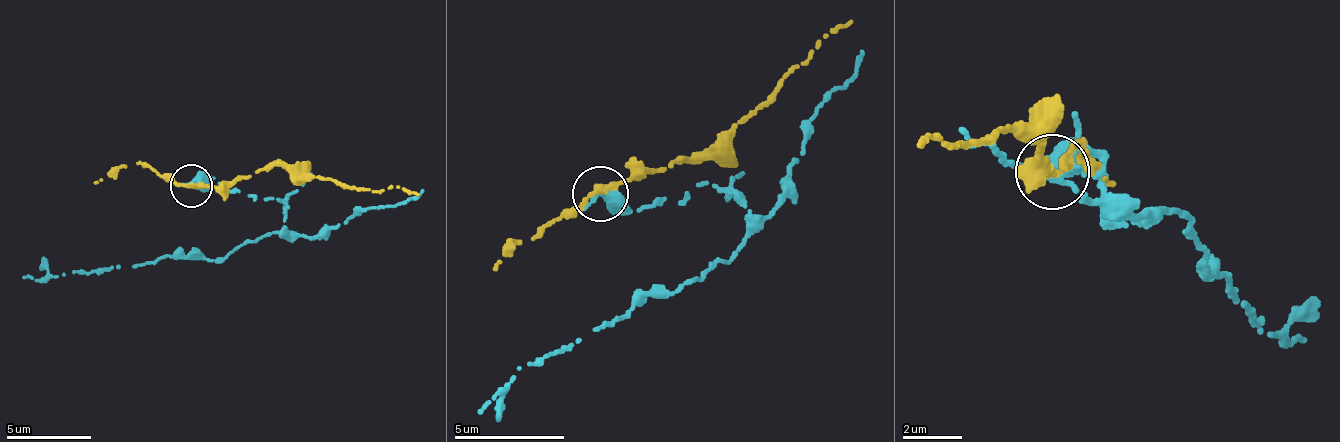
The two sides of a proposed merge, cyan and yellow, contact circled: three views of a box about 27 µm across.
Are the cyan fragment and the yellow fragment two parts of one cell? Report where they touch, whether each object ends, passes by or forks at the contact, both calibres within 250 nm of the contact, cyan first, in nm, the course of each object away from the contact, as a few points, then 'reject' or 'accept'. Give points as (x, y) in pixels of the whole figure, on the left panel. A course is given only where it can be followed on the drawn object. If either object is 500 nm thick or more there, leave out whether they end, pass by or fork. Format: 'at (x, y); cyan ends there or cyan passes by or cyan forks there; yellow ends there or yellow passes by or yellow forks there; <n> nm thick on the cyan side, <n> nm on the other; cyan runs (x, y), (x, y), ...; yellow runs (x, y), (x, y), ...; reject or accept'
at (191, 185); 500 nm thick on the cyan side, 300 nm on the other; cyan runs (190, 184), (278, 200), (287, 238), (246, 239), (211, 261), (164, 254), (64, 274), (41, 259); yellow runs (190, 184), (217, 188), (264, 166), (285, 166), (361, 189), (418, 193); reject

